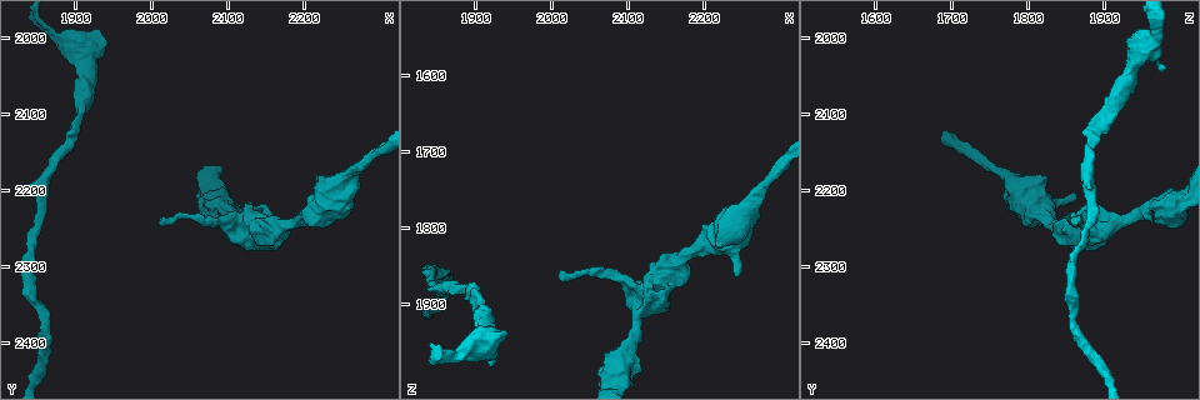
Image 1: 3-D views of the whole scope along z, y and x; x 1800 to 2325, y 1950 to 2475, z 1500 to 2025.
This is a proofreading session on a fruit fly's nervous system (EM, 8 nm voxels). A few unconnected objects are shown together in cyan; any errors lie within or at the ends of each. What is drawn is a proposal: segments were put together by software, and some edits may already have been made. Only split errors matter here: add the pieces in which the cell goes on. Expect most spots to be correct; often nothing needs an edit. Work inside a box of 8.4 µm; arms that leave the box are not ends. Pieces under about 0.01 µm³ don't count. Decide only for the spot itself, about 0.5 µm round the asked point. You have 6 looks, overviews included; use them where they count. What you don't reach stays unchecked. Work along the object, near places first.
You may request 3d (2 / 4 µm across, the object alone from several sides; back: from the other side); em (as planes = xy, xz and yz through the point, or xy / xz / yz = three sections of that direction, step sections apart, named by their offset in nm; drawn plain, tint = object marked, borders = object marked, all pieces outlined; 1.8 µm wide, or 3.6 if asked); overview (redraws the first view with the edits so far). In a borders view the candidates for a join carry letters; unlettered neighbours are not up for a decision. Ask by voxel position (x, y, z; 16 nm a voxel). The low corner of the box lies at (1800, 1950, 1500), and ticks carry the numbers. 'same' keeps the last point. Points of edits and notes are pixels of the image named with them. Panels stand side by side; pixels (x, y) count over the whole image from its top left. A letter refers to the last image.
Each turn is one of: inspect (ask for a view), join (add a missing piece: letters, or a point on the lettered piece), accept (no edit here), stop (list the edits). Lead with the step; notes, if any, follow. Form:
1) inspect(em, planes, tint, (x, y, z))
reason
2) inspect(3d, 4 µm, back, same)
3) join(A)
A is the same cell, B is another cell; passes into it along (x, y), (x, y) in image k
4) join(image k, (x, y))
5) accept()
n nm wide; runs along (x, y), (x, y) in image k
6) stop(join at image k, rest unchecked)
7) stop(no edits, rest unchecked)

inspect(em, 3.6 µm, planes, borders, (2115, 2245, 1880))
two arms in line, one across

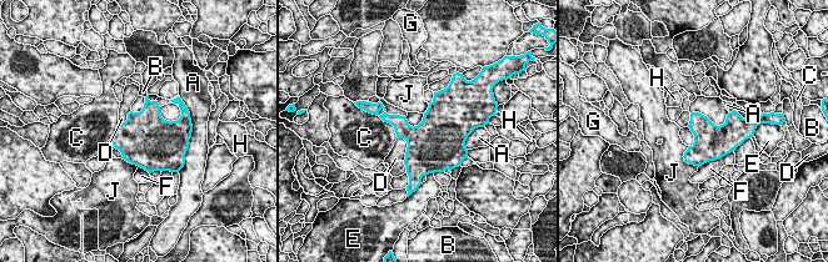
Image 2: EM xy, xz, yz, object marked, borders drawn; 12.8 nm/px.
accept()
A, B, C, D, E, F, G, H and J are other cells; none of them fits

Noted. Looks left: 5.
inspect(3d, 2 µm, (2240, 2210, 1860))
free end

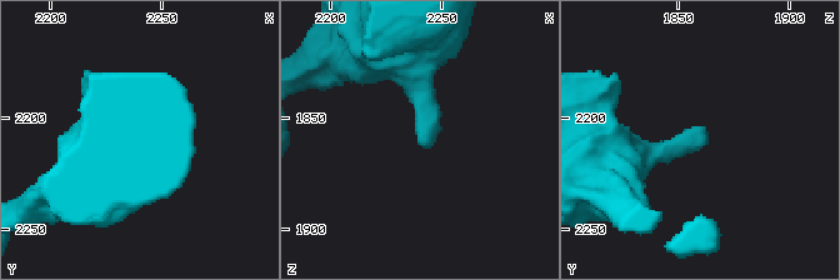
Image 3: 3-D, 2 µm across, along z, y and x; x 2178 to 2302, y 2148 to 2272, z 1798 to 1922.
inspect(em, 3.6 µm, planes, borders, (2243, 2210, 1864))
now the EM

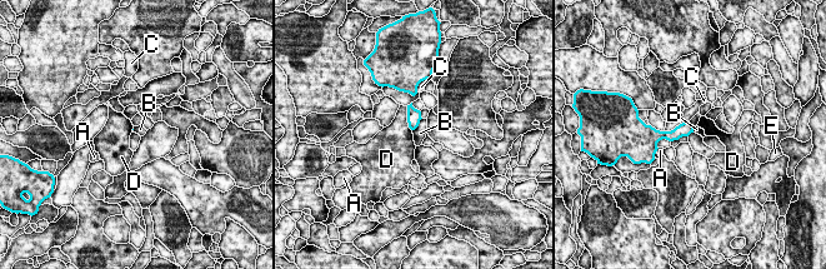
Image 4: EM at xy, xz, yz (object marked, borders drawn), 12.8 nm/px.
accept()
A, B, C, D and E are other cells; border along (421, 118), (412, 130) in image 4; none of them fits

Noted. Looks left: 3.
stop(no edits, rest unchecked)

